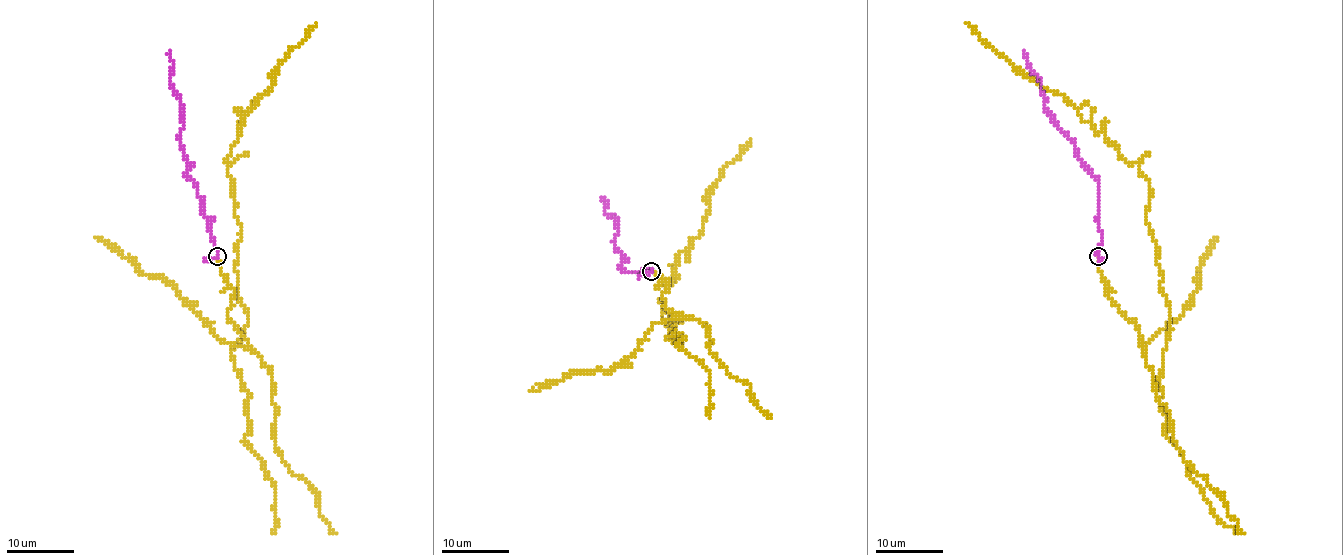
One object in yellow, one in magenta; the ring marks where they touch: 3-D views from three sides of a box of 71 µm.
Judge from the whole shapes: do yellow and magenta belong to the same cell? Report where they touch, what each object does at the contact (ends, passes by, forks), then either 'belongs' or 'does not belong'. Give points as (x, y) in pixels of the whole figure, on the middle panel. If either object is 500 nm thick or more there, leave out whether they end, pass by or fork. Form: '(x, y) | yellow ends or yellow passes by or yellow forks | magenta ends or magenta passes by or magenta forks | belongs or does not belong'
(651, 271) | yellow ends | magenta passes by | belongs

